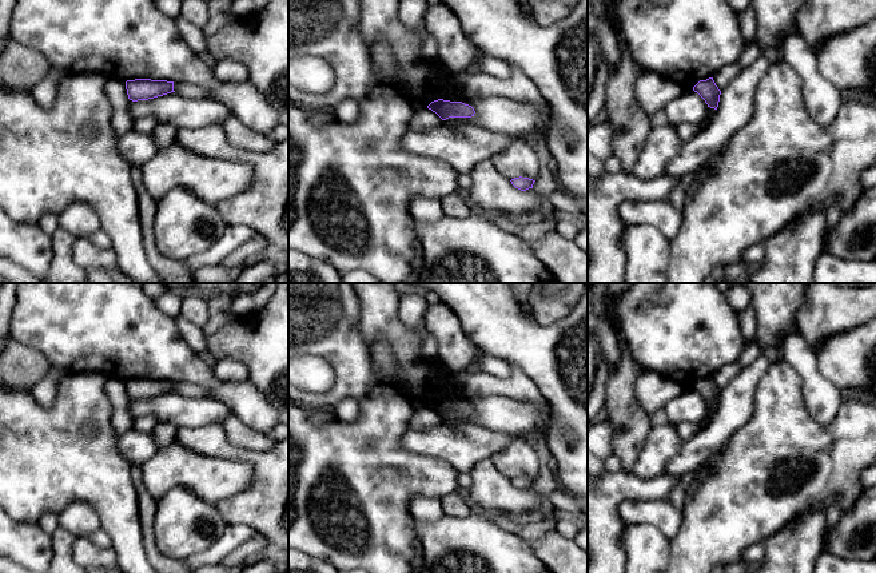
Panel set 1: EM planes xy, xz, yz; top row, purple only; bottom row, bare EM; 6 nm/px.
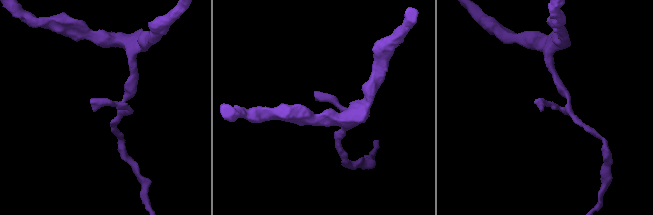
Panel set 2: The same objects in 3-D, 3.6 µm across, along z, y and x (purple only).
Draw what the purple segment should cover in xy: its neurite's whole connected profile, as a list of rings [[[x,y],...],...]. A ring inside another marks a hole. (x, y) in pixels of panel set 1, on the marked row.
[[[135,79],[126,81],[126,89],[128,99],[132,102],[148,100],[158,96],[163,96],[174,91],[174,81],[167,80],[151,80],[151,79]]]

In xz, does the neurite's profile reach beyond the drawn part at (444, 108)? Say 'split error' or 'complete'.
complete

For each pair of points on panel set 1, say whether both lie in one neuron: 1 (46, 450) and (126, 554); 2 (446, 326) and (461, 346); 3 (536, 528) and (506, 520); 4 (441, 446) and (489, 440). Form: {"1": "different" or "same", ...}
{"1": "same", "2": "same", "3": "same", "4": "same"}

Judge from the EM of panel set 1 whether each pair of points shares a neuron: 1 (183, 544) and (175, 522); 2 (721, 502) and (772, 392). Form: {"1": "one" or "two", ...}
{"1": "one", "2": "one"}

